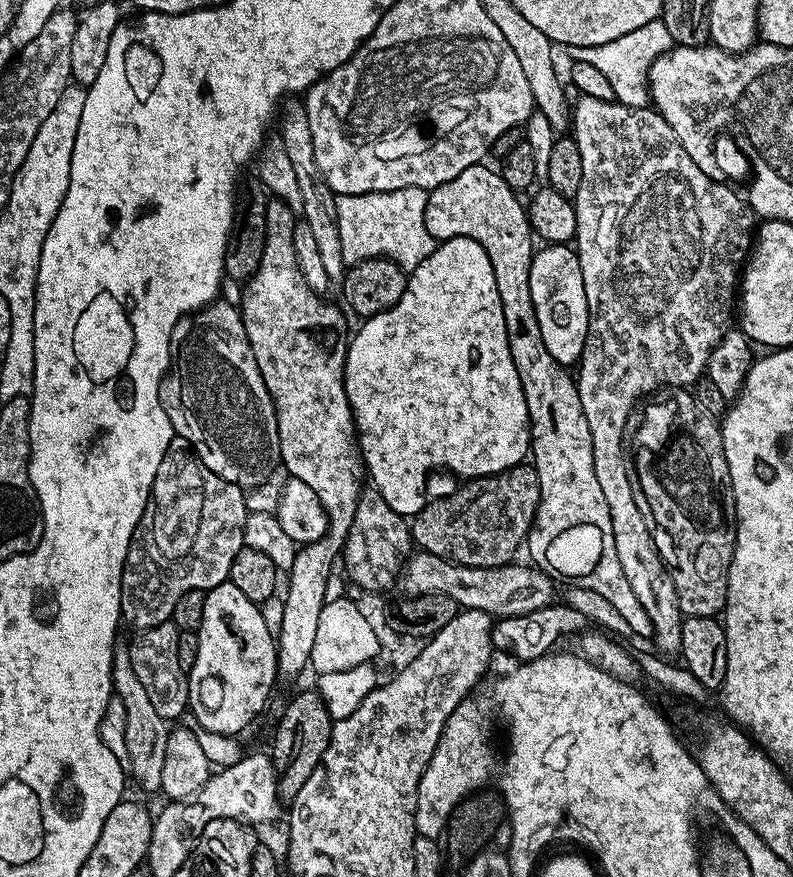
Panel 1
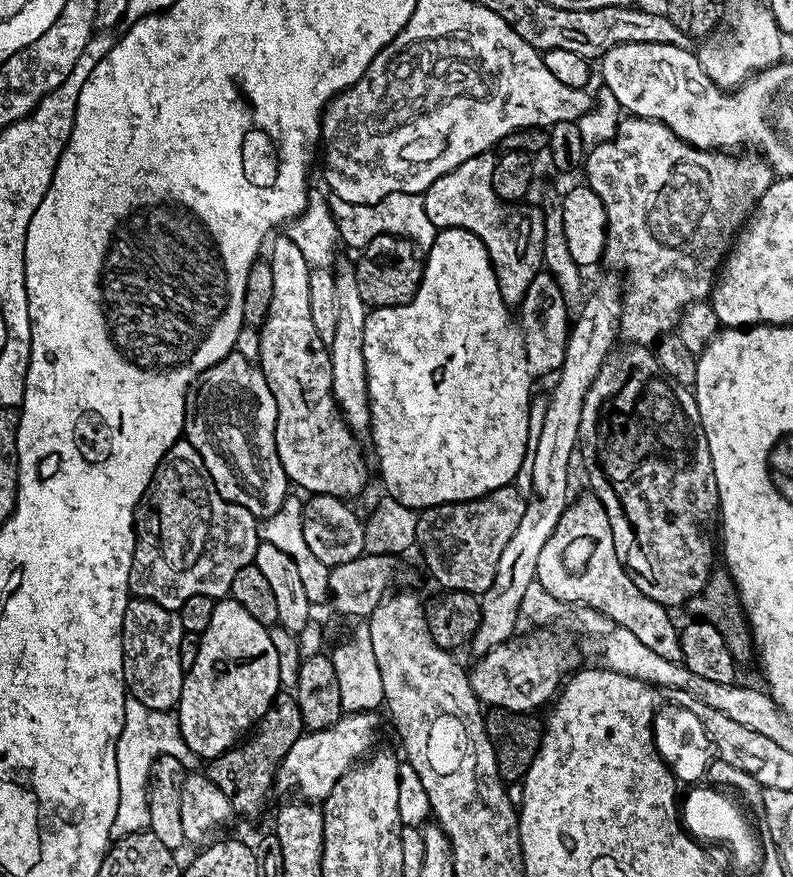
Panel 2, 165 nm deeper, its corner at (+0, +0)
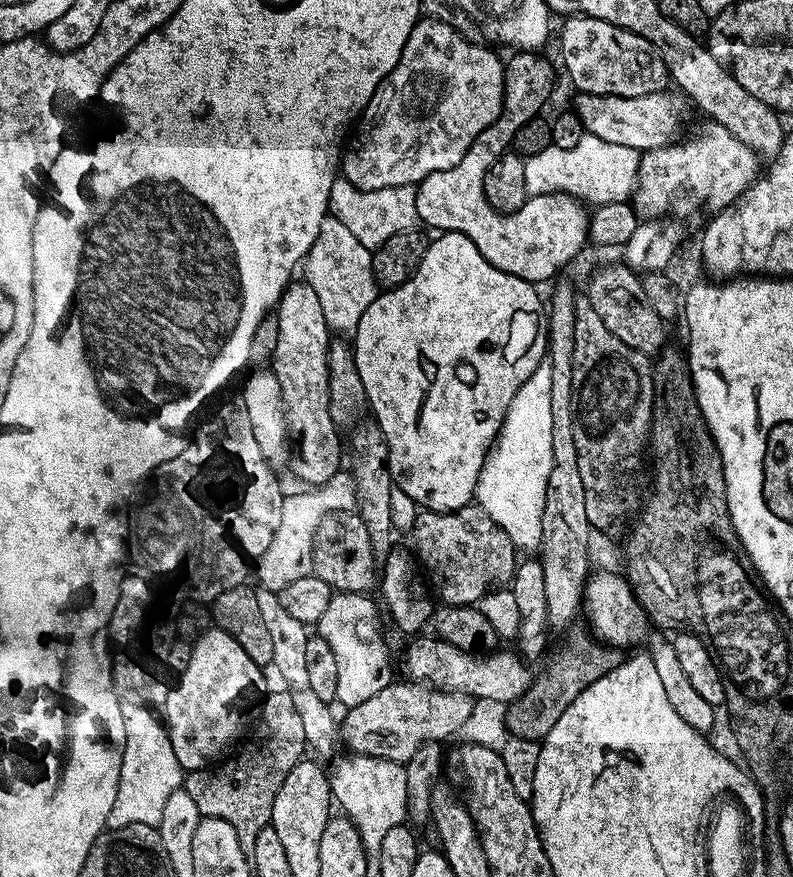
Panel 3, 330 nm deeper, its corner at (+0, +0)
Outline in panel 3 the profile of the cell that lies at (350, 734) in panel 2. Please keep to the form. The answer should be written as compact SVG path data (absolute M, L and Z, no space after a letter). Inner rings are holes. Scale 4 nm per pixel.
M391 682L374 697L344 712L345 724L338 732L351 753L404 764L424 743L444 742L447 736L459 733L474 709L473 701L462 692L449 692L420 682L407 683Z

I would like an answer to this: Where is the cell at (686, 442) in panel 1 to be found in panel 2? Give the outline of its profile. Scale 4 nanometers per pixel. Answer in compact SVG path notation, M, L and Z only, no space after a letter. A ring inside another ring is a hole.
M628 346L625 352L613 351L602 366L598 378L594 378L594 386L586 394L586 402L582 402L582 422L580 423L579 447L584 452L584 468L588 471L588 484L591 495L596 496L602 502L606 514L612 523L612 533L616 539L616 547L622 553L625 565L632 566L636 563L632 572L632 581L646 594L646 598L654 598L654 602L663 604L669 610L687 605L697 594L704 589L706 582L712 577L714 565L712 565L712 527L718 524L720 511L720 499L718 498L718 482L714 478L714 462L710 458L710 442L706 442L706 430L702 430L702 418L698 414L698 402L693 389L686 385L680 385L659 364L656 353L648 346Z

